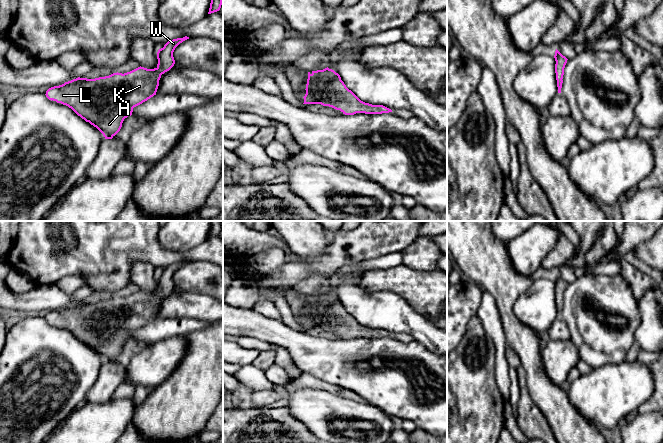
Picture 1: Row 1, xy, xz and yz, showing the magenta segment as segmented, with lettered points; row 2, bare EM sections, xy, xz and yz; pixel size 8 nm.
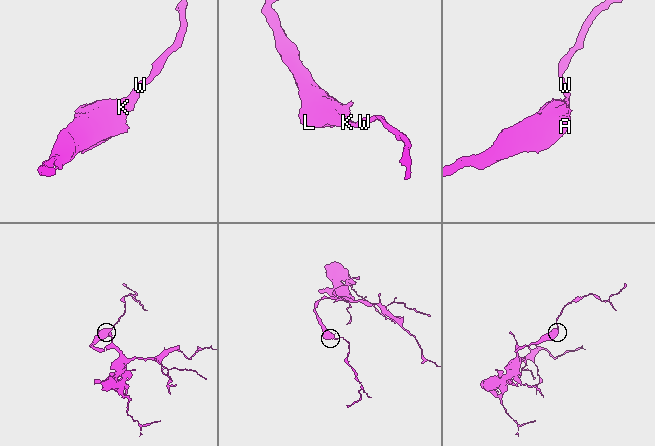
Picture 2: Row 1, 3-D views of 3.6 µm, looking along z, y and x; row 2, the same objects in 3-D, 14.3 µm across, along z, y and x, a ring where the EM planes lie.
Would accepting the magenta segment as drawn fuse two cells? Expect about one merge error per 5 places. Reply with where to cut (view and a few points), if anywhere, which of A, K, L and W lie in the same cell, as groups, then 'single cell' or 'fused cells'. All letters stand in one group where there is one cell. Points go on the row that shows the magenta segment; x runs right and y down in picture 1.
no cut | A K L W | single cell

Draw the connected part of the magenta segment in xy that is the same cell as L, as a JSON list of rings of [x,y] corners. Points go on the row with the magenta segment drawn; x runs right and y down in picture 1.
[[[185,36],[183,38],[170,40],[164,45],[163,48],[159,49],[157,52],[158,64],[154,69],[147,69],[140,66],[124,74],[117,72],[109,76],[95,79],[78,77],[71,81],[65,82],[62,85],[49,88],[45,95],[49,100],[56,101],[57,103],[61,103],[71,108],[78,116],[96,127],[103,134],[105,139],[112,139],[120,131],[124,119],[132,115],[133,108],[156,95],[161,75],[169,71],[175,64],[173,57],[175,48],[187,39],[189,39],[189,37]]]

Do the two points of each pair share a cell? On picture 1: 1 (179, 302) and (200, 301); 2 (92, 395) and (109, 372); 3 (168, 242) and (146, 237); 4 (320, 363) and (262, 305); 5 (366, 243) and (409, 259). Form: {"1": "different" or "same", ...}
{"1": "same", "2": "same", "3": "different", "4": "different", "5": "different"}

